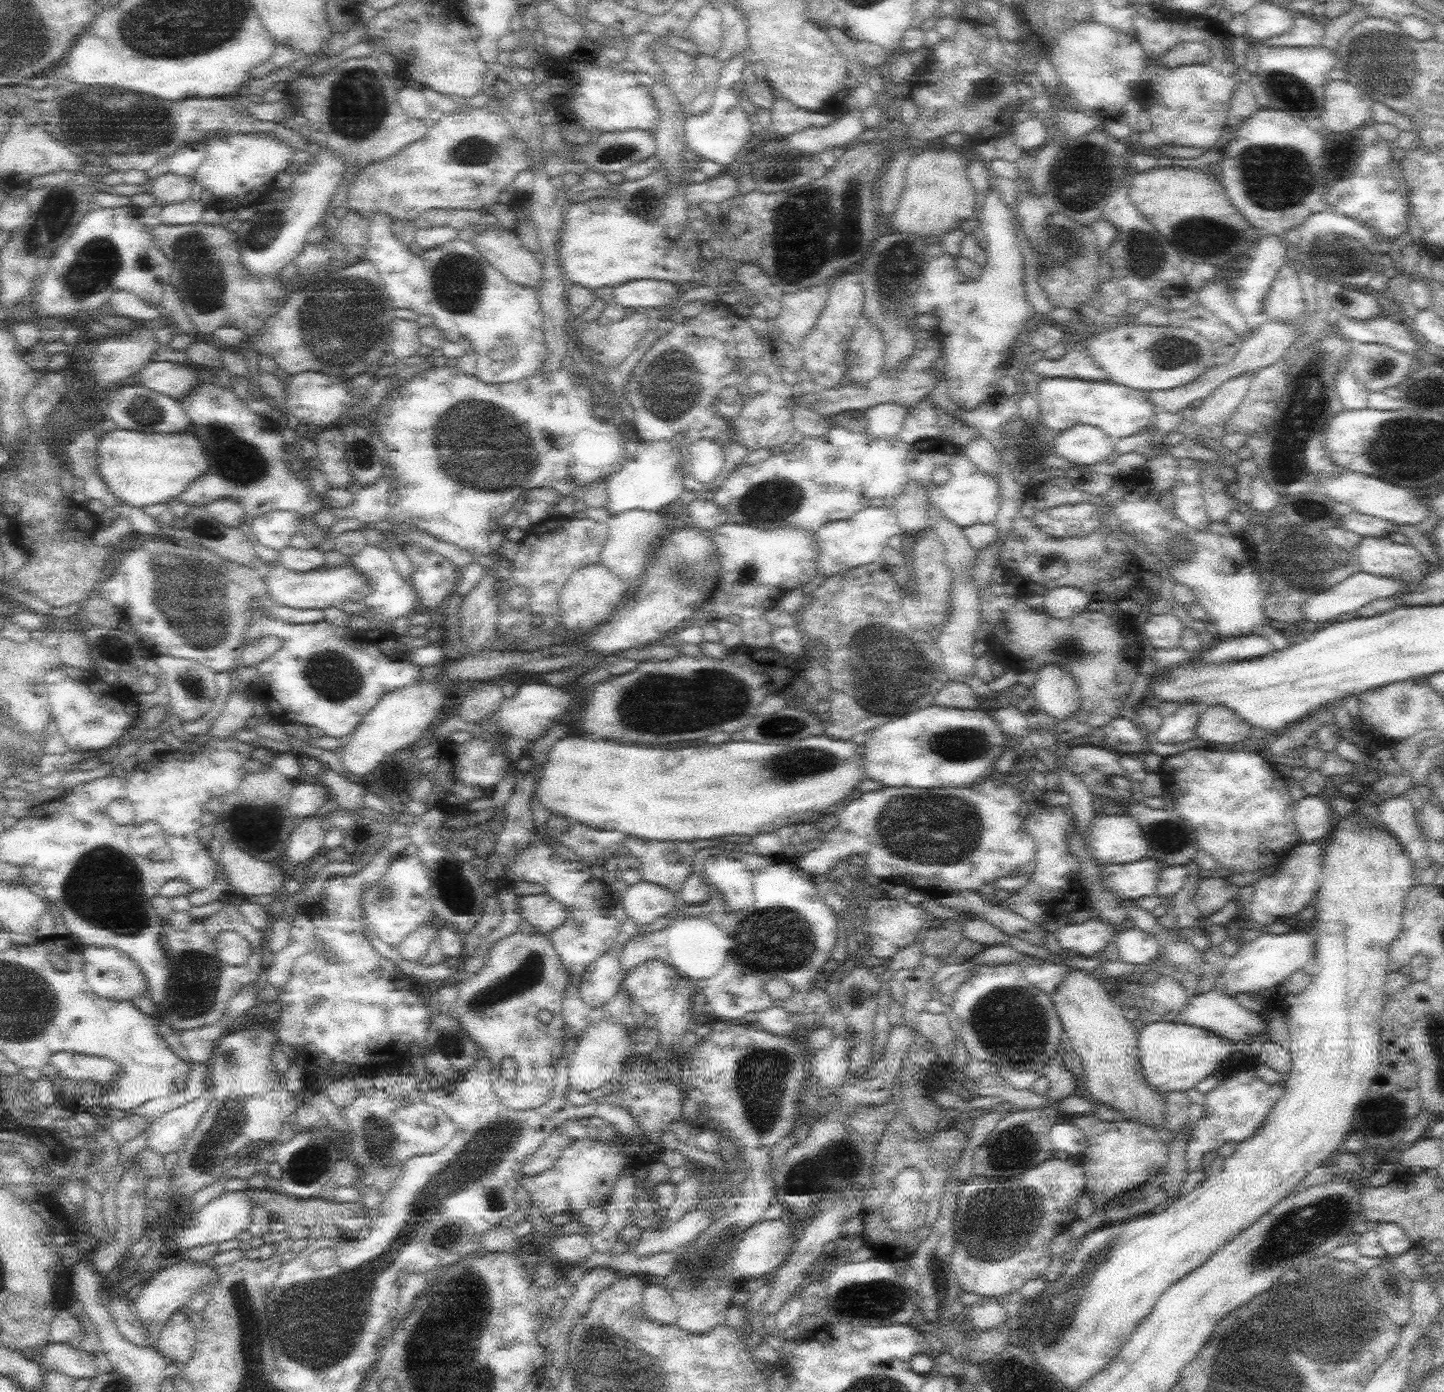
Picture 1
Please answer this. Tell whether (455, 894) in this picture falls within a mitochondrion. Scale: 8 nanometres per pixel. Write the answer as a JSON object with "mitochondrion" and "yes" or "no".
{"mitochondrion":"yes"}

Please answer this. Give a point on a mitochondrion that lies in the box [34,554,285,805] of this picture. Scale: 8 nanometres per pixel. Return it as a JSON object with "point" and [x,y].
{"point":[193,682]}

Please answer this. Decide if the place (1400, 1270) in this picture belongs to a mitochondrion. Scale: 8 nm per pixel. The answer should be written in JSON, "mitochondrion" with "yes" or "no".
{"mitochondrion":"no"}

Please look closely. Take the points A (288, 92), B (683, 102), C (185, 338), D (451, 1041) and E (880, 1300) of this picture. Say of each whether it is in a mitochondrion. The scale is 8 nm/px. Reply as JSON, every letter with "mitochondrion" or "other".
{"A":"other","B":"other","C":"other","D":"mitochondrion","E":"mitochondrion"}

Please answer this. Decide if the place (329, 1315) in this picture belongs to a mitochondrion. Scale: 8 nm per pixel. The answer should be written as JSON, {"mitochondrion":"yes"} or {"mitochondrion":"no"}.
{"mitochondrion":"yes"}

